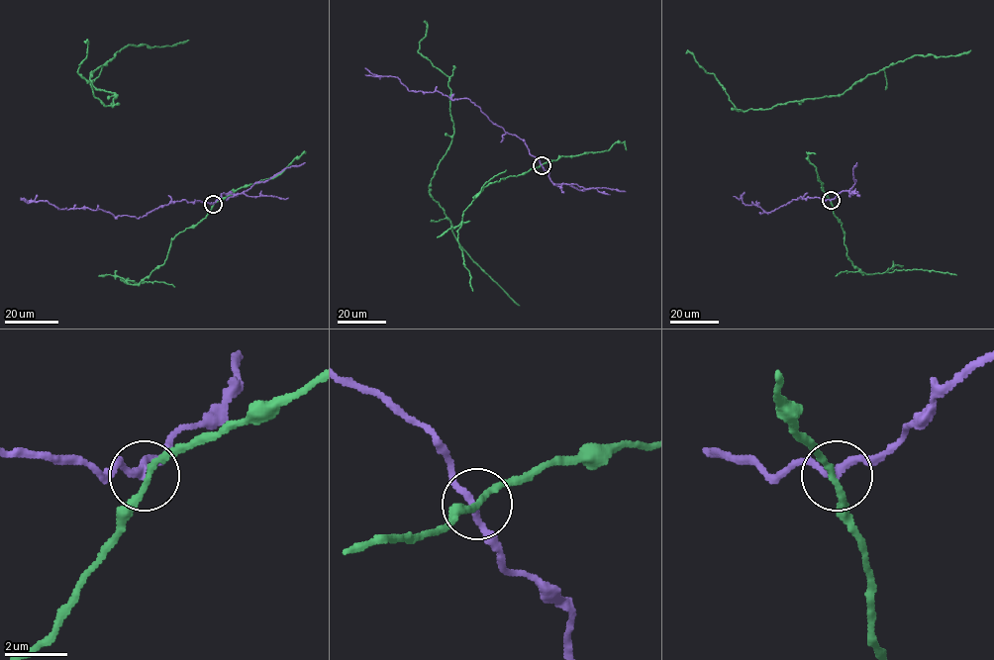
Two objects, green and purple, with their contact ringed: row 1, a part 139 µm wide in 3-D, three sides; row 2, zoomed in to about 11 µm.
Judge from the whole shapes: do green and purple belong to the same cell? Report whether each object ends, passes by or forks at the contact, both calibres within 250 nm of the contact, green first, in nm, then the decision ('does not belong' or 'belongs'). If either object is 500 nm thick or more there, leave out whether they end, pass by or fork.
green passes by; purple passes by; 200 nm thick on the green side, 200 nm on the other; does not belong

